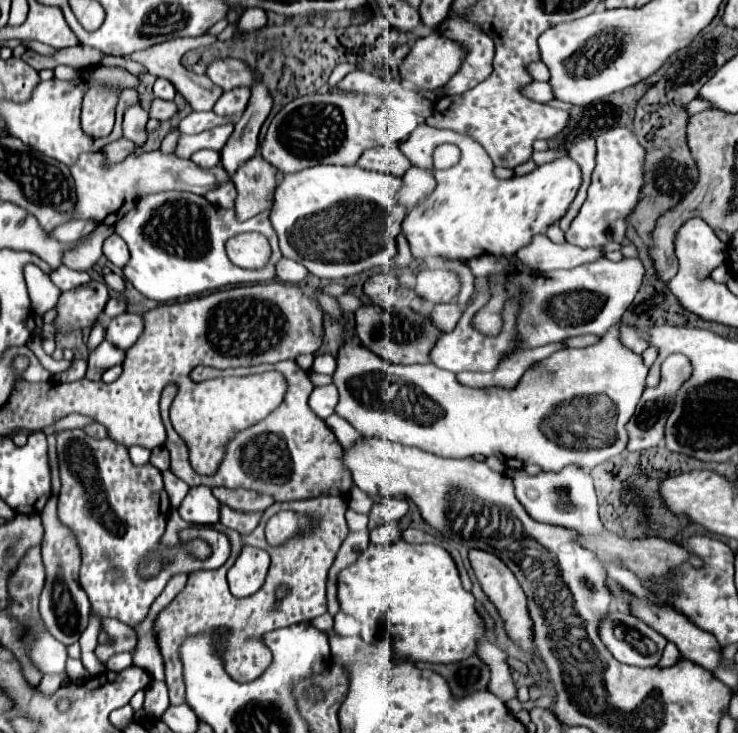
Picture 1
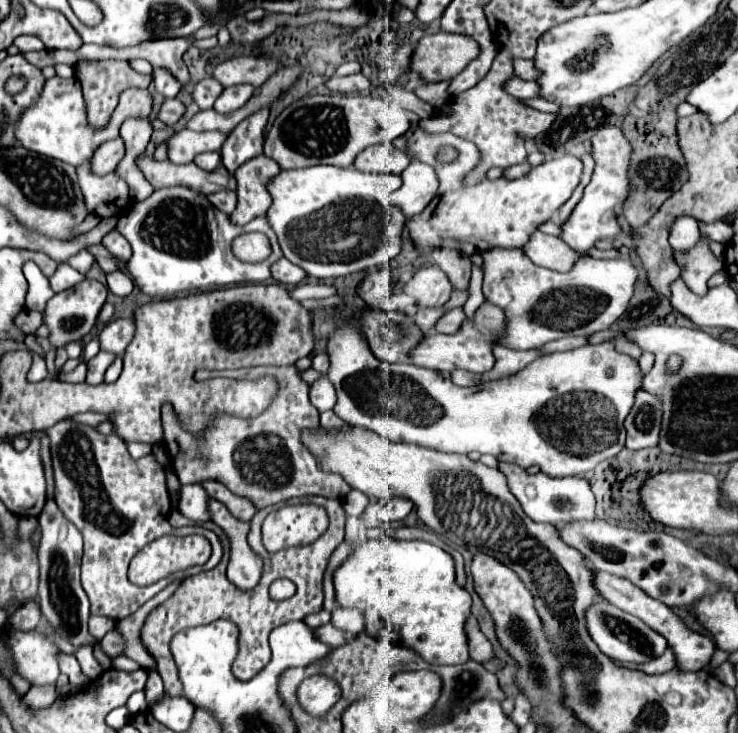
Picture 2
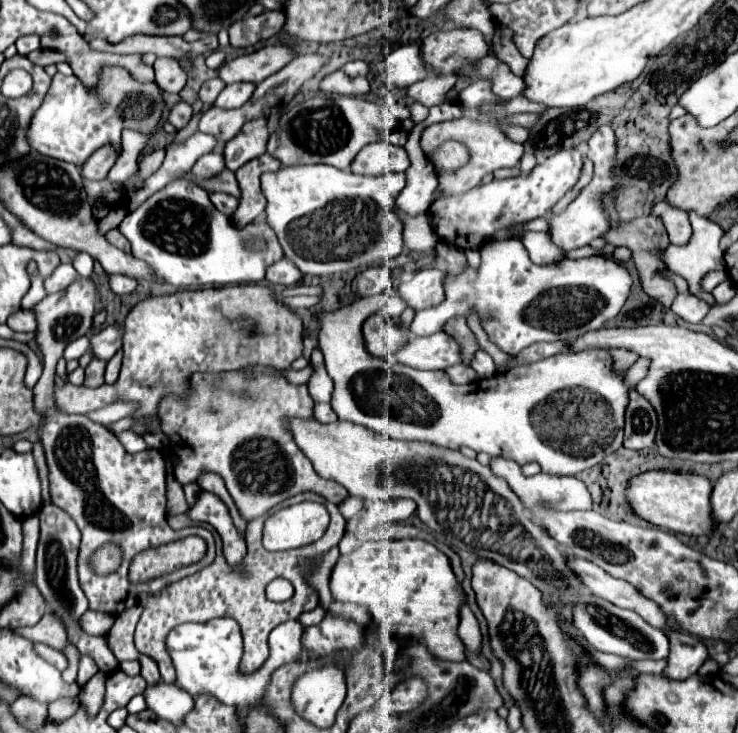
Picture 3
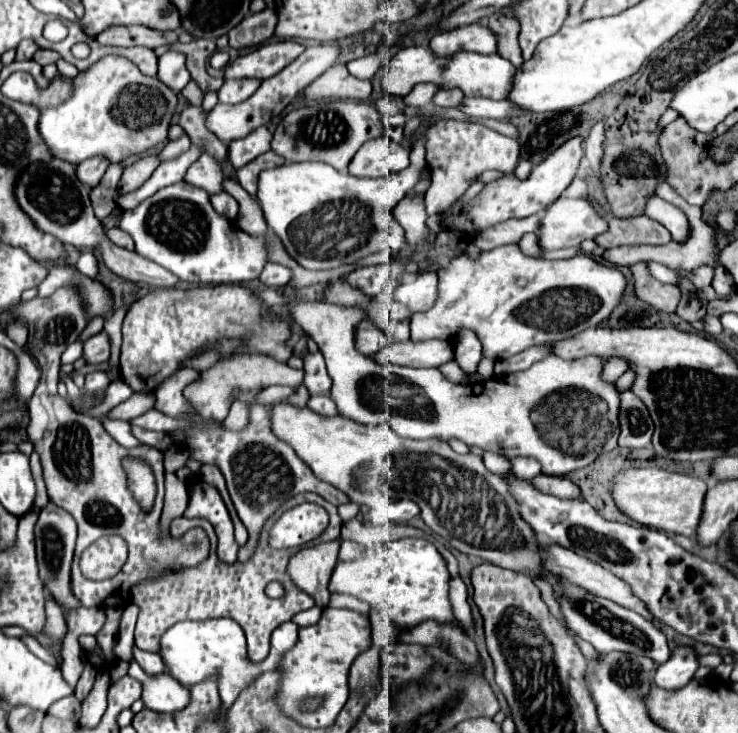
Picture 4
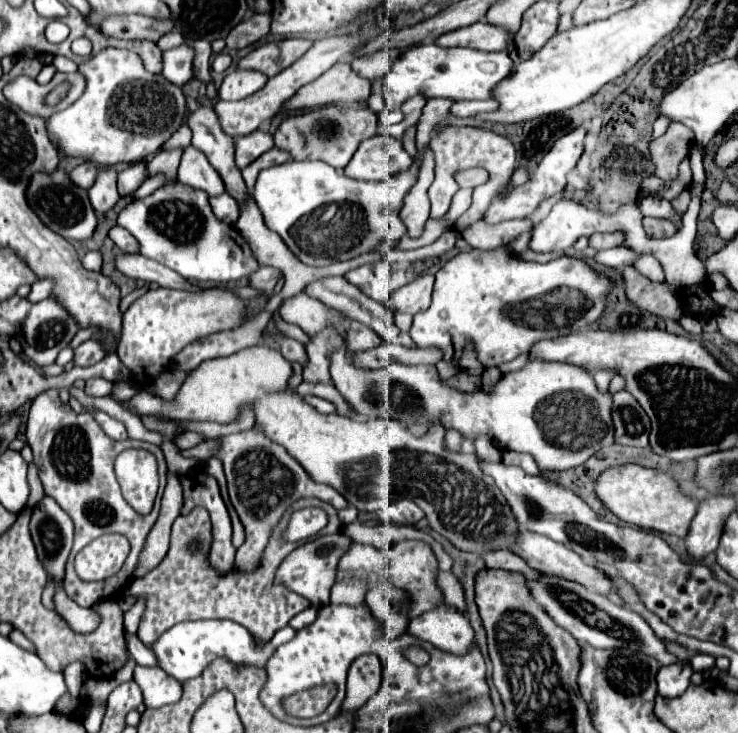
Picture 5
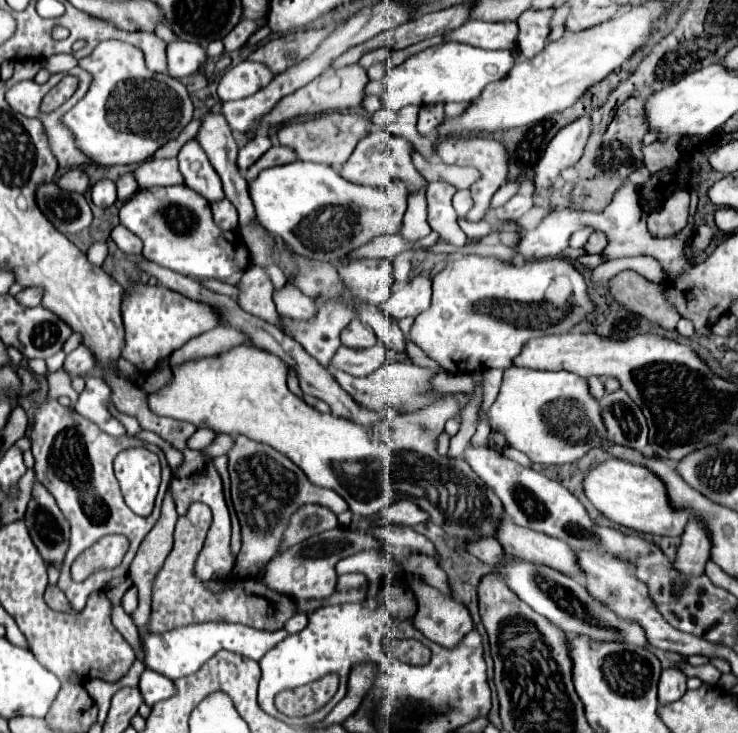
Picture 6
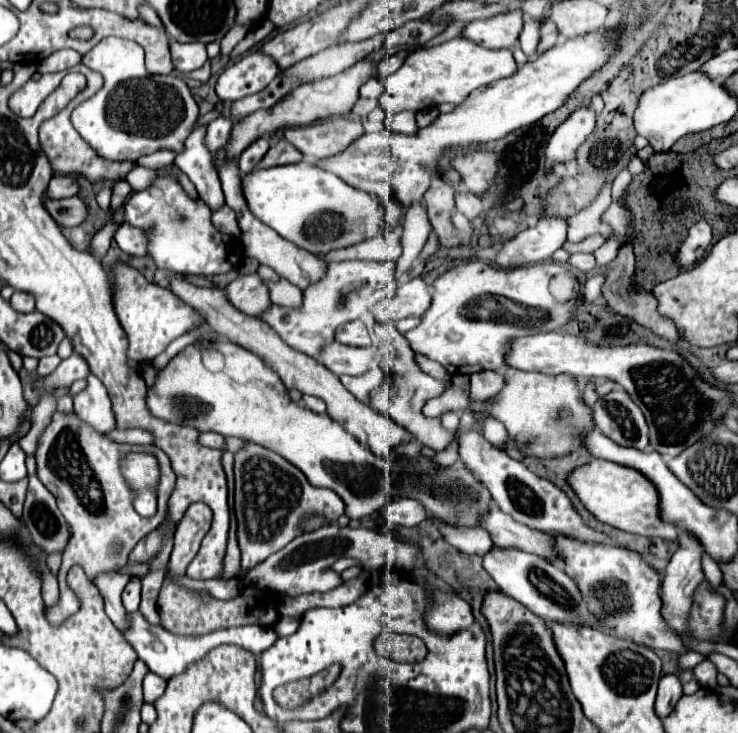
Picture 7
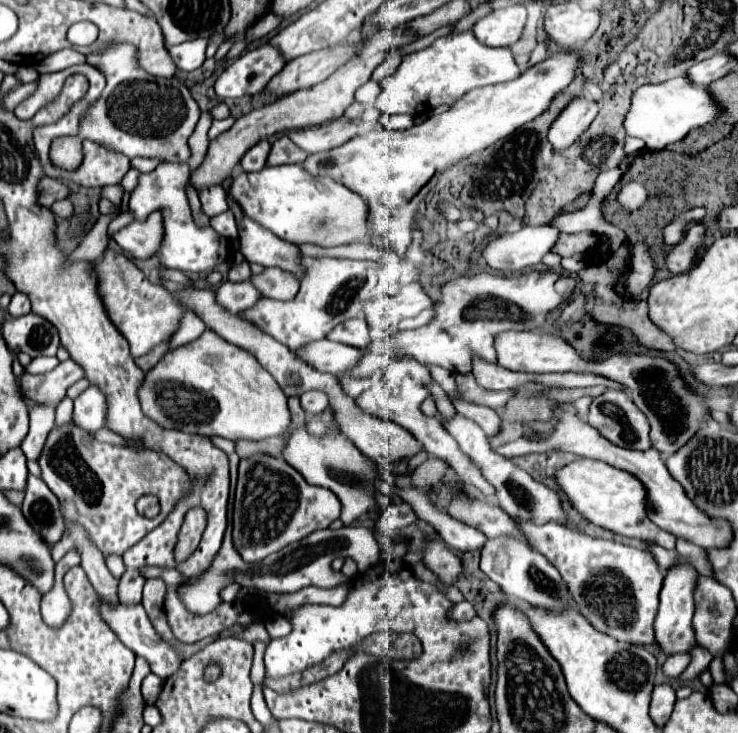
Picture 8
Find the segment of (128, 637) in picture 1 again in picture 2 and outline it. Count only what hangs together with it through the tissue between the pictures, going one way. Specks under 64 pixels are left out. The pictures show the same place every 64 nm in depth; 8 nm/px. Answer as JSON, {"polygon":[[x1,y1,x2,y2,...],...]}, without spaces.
{"polygon":[[112,630,112,632,106,634,104,640,100,641,100,647,106,650,108,656,112,654,112,658,116,658,116,656,120,654,120,648,122,648,122,644,118,644,118,642,122,642,122,640,120,640,120,636,116,634,116,630]]}

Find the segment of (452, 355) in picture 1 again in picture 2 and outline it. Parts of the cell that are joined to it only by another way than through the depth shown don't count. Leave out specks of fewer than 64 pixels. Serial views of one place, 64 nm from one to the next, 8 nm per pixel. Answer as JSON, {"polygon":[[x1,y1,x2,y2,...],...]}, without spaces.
{"polygon":[[482,304,474,316,474,320,466,320,464,326,456,334,430,334,420,340,420,344,410,354,410,364,424,366,440,372,450,372,456,368,470,370,470,372,488,372,494,366,492,356,492,344,496,344,496,334,500,334,504,328,504,314,500,308,492,304]]}

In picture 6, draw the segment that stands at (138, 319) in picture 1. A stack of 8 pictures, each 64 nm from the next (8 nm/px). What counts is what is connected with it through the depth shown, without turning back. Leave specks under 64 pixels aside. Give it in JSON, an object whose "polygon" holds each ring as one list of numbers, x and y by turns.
{"polygon":[[78,346,74,352,70,352,64,360,64,366,62,366,70,378,76,378,76,376,86,376,92,368,94,368,94,358,90,354,90,350,86,346]]}

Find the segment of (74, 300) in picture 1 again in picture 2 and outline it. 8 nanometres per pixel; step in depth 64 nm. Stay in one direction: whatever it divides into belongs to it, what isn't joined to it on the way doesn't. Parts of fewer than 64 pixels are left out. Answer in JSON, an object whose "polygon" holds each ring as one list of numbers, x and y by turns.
{"polygon":[[86,278,84,282,78,282,76,286,64,290,64,292,58,292,54,294,48,302,46,302,46,308,44,308,44,324,48,326,48,342,50,342,50,348,56,352,58,348,66,346,68,342,74,342,74,340,82,340,96,324,96,318,98,318,98,312,102,308,102,304,106,302,106,286,102,286,98,280,90,280]]}

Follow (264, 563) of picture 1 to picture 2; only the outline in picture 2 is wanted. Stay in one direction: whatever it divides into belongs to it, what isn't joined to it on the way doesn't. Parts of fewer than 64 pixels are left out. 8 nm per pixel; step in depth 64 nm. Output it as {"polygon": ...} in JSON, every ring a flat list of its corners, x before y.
{"polygon":[[210,498,208,508,212,510,212,518,220,518,220,528,226,532,230,540,230,562,228,562,228,578,242,590,250,590,258,584,262,574,262,558,256,556,246,544,248,524,236,520,228,508]]}

